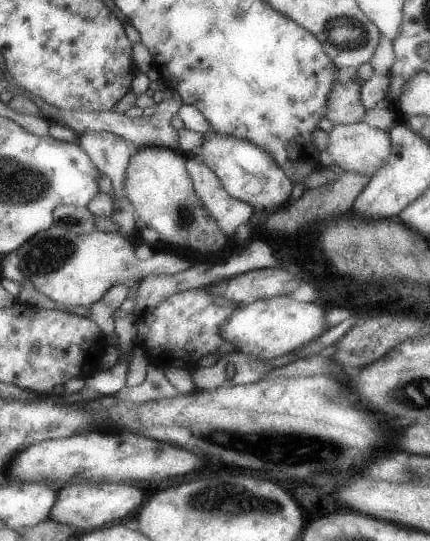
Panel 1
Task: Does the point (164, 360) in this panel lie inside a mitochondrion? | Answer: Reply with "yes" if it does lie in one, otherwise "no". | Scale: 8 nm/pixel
no

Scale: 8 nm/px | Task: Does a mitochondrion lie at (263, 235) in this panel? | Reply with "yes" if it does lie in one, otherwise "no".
no

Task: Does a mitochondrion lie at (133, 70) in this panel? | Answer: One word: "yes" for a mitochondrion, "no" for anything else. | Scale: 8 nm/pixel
no

